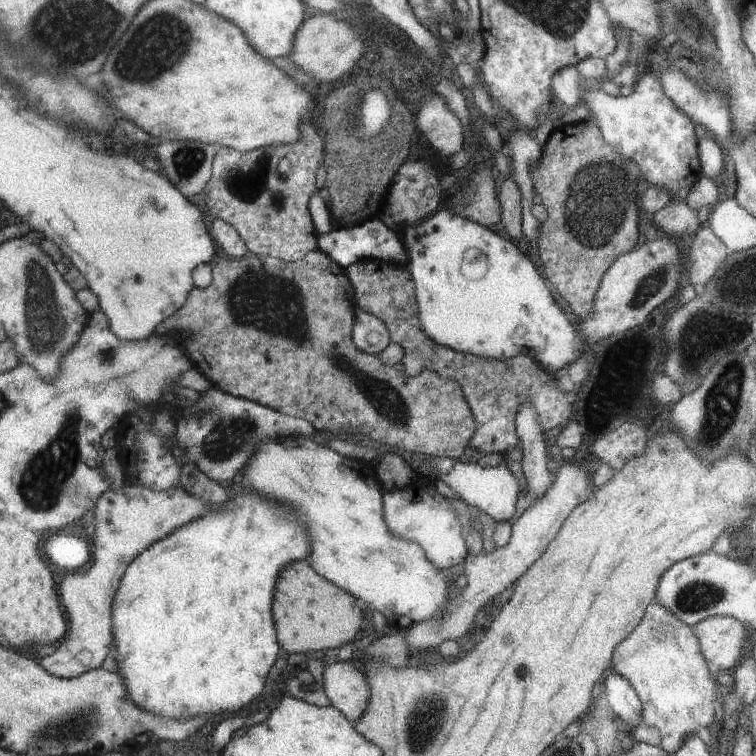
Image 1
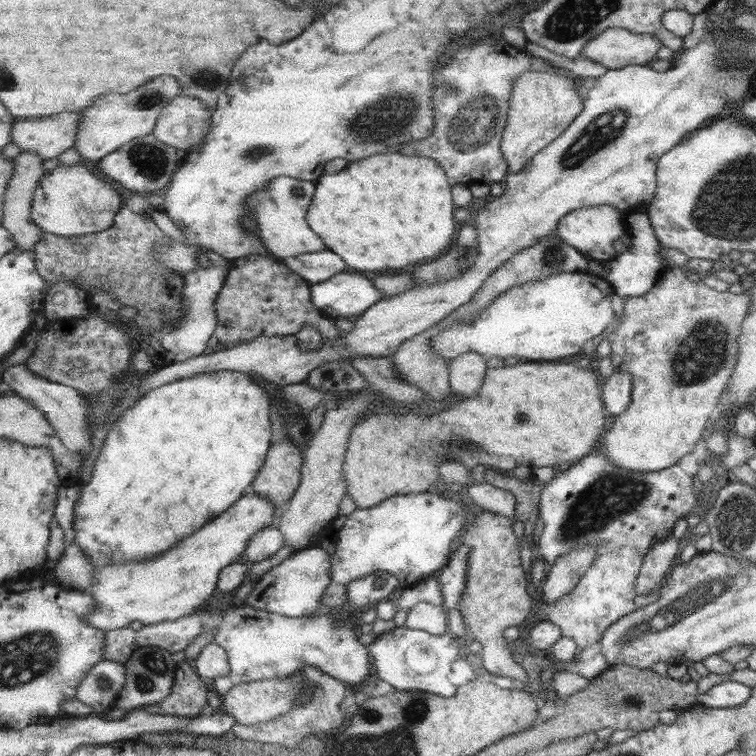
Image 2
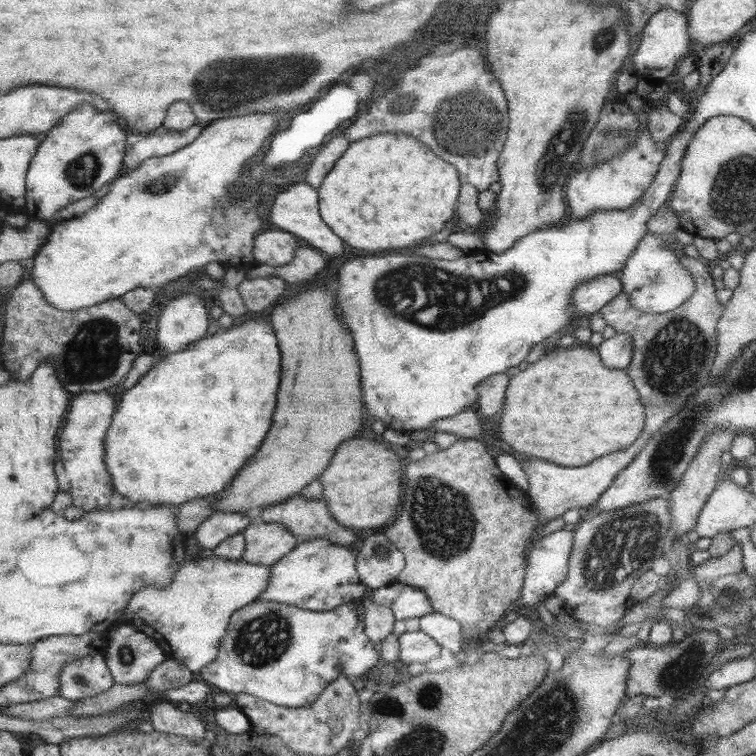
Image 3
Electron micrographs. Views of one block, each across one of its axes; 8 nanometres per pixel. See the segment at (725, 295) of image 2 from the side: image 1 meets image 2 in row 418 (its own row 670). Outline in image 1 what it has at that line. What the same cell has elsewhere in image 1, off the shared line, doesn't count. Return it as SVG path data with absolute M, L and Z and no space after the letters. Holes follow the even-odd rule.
M658 601L647 606L640 624L614 649L612 667L623 676L640 697L643 706L643 722L660 732L660 746L675 753L686 737L696 735L699 728L708 728L715 718L714 701L722 692L718 681L708 671L708 662L702 656L700 645L691 626L676 618Z

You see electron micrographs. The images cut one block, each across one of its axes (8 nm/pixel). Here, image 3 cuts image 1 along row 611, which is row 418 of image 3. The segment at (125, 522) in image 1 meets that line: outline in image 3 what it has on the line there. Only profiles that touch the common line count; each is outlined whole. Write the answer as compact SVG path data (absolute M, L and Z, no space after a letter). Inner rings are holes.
M105 390L78 393L70 402L66 413L58 450L60 450L60 458L62 458L67 481L70 484L68 493L72 497L72 505L85 512L105 509L115 490L106 467L104 447L106 433L114 414L114 399Z

